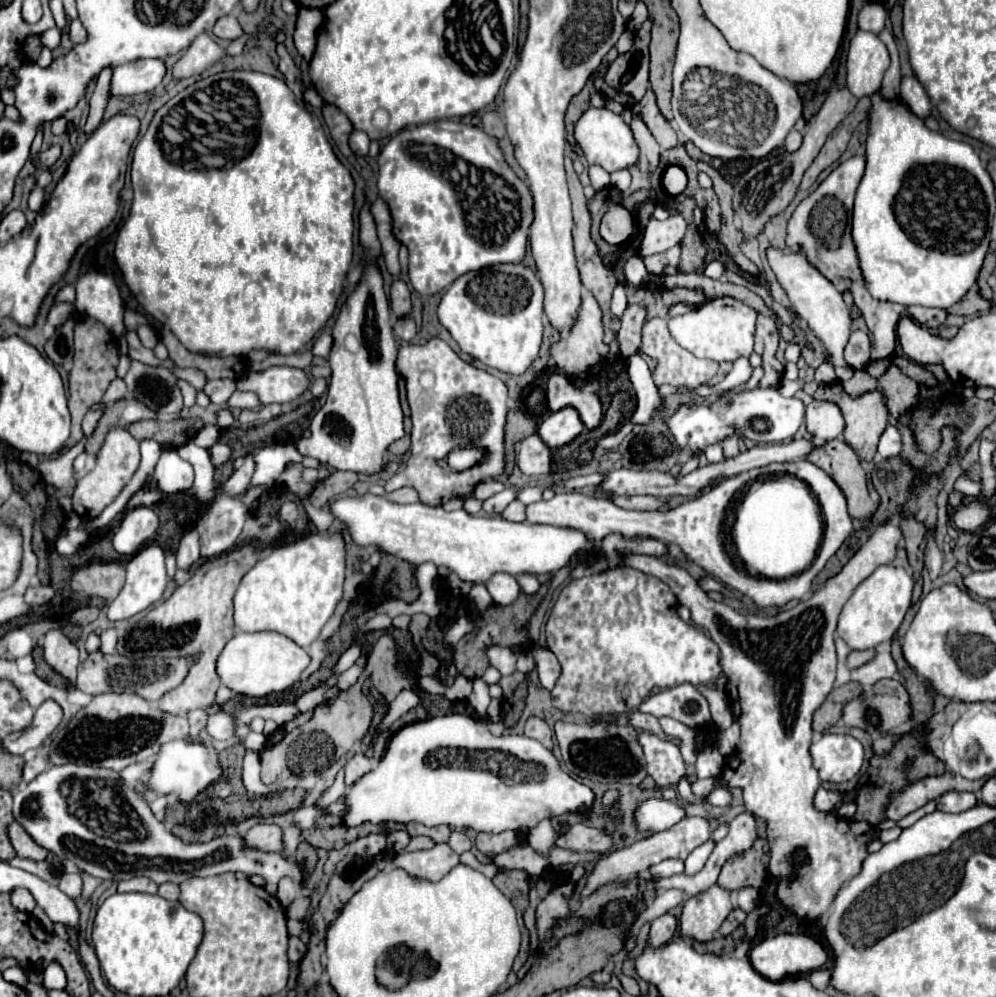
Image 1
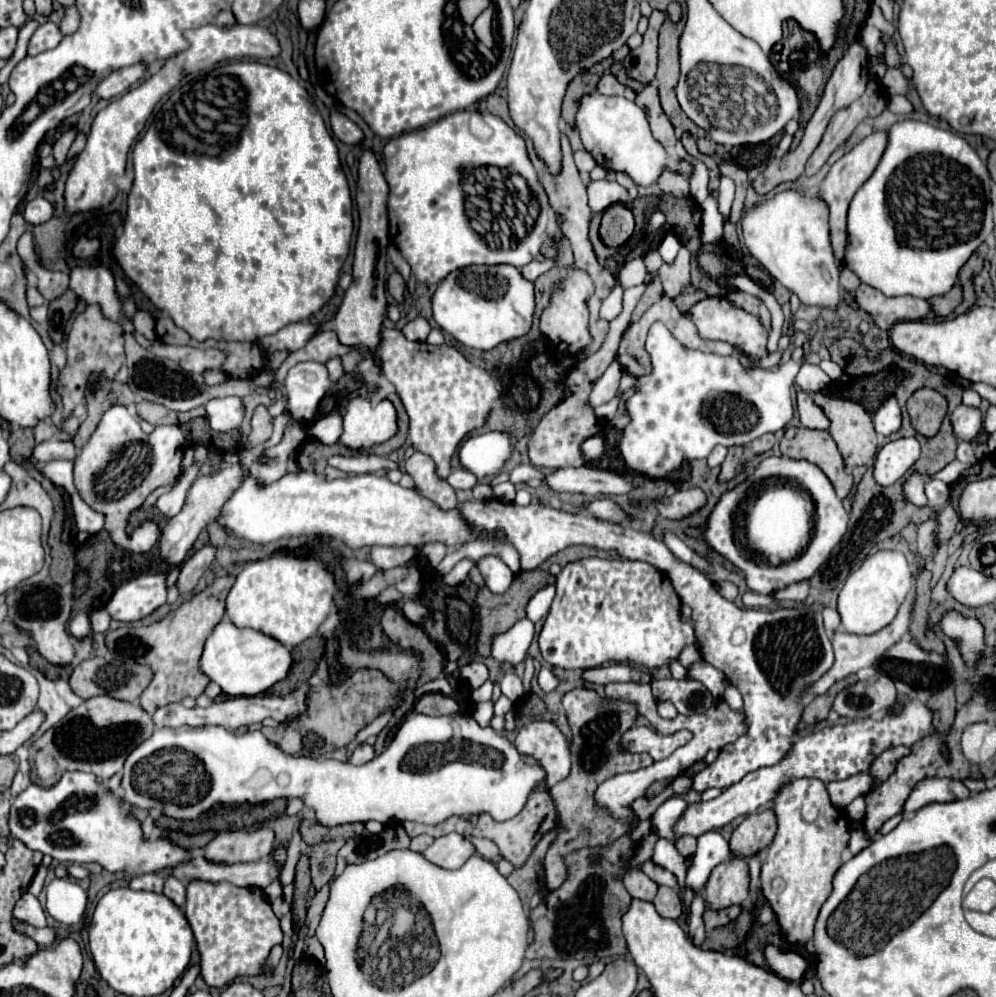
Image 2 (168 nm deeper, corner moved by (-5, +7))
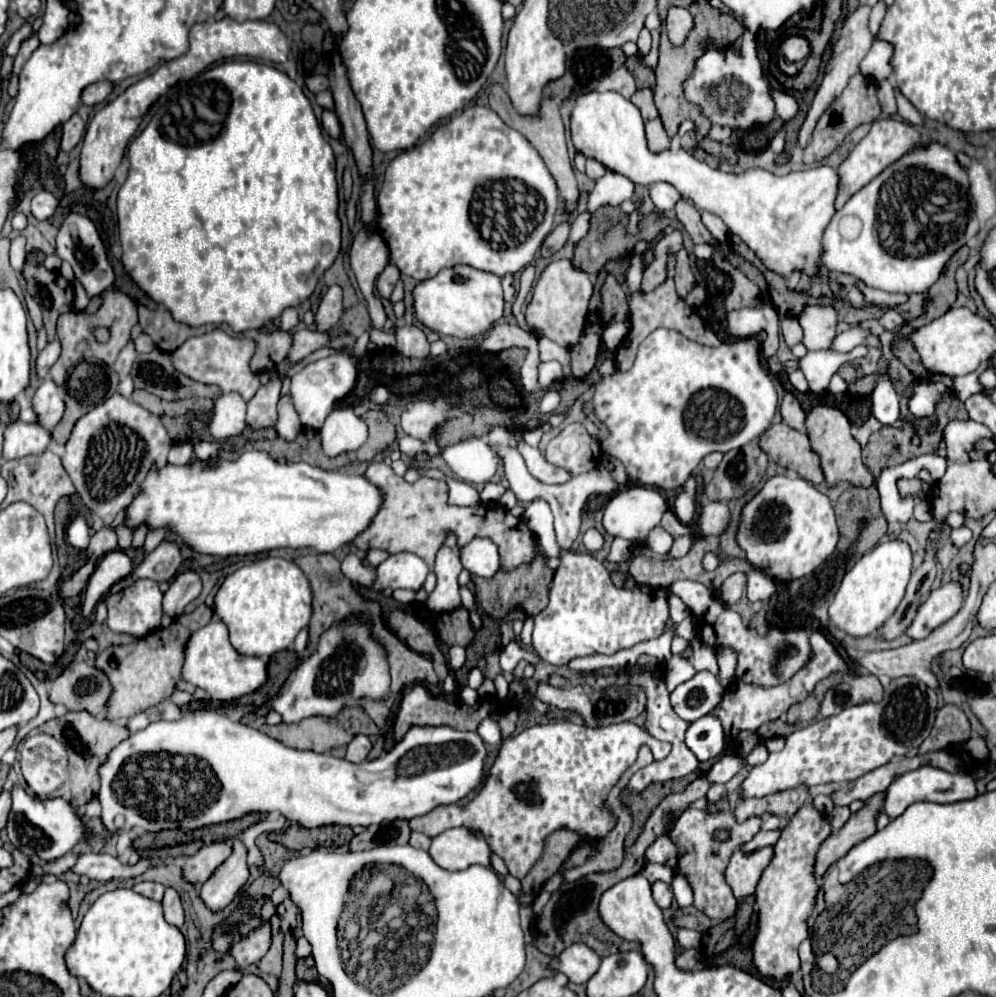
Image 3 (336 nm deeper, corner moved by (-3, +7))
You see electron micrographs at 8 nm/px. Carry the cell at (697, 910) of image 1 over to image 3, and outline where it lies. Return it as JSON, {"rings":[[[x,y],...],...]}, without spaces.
{"rings":[[[759,848],[751,854],[745,854],[741,850],[733,852],[727,868],[725,868],[725,880],[733,890],[735,898],[745,898],[755,892],[755,886],[761,878],[761,872],[769,864],[773,856],[773,848]]]}

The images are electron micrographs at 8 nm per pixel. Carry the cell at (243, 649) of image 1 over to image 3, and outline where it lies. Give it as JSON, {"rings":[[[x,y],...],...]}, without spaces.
{"rings":[[[215,616],[205,628],[199,628],[189,638],[189,644],[185,648],[183,680],[191,682],[197,688],[203,688],[213,700],[231,702],[255,692],[267,682],[267,662],[263,662],[259,656],[241,656],[229,642],[227,626]]]}

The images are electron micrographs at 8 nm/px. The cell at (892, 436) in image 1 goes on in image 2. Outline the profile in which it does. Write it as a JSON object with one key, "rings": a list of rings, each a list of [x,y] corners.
{"rings":[[[893,396],[883,400],[883,404],[879,406],[879,410],[873,416],[873,424],[875,424],[875,430],[883,436],[889,436],[895,430],[899,430],[899,426],[901,426],[901,408],[899,408],[899,404]]]}

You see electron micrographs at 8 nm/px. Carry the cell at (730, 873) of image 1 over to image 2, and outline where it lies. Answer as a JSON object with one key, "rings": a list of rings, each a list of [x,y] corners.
{"rings":[[[771,808],[749,814],[735,828],[735,832],[731,836],[729,844],[731,844],[733,856],[745,858],[759,850],[769,848],[775,832],[777,832],[777,820],[775,820],[775,812]]]}

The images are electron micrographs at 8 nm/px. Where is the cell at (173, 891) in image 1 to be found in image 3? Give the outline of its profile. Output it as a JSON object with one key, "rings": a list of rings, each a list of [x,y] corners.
{"rings":[[[165,888],[165,896],[163,896],[163,910],[165,910],[165,920],[177,928],[183,926],[185,914],[183,914],[183,906],[181,906],[181,898],[179,892],[175,888]]]}

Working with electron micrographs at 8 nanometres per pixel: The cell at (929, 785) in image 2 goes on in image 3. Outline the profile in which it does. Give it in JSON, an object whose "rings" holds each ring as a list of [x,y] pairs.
{"rings":[[[921,766],[917,770],[905,772],[901,774],[889,788],[887,788],[887,800],[885,800],[885,812],[889,814],[889,818],[897,818],[901,816],[913,802],[919,800],[927,800],[927,802],[939,802],[939,804],[947,804],[947,802],[959,802],[959,800],[969,800],[975,798],[977,790],[975,790],[975,780],[967,774],[951,774],[945,772],[941,768],[935,766]]]}

